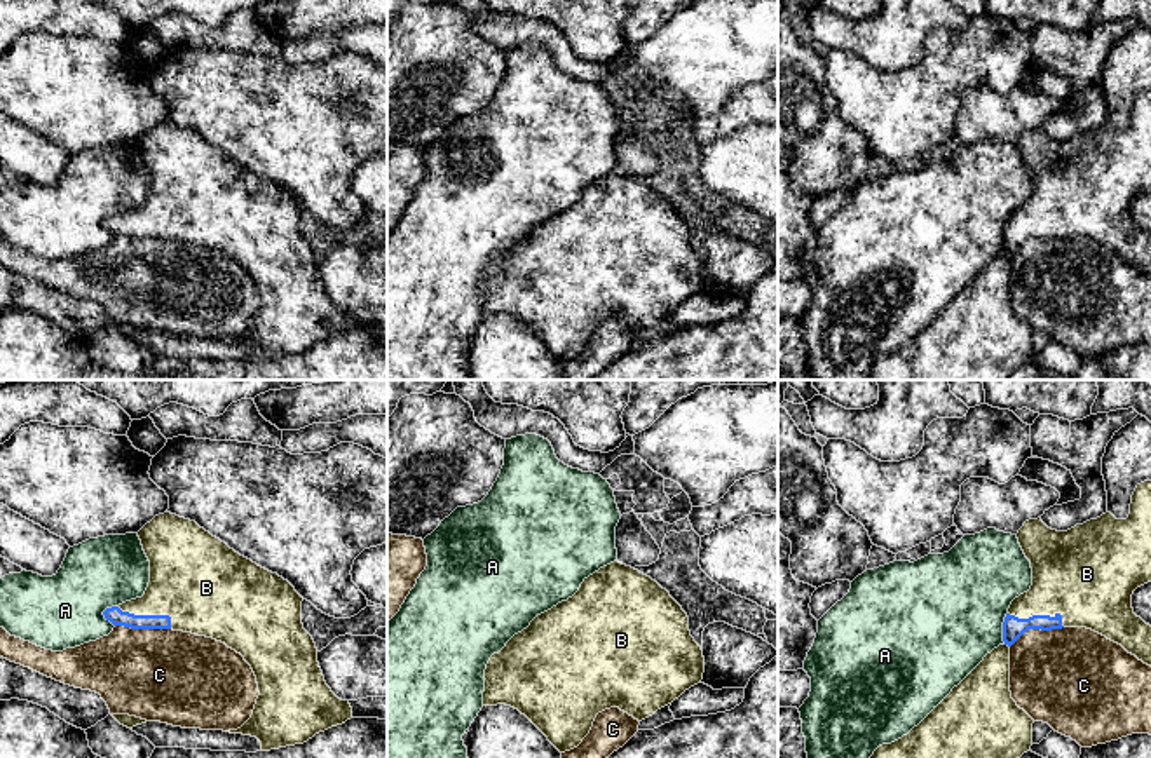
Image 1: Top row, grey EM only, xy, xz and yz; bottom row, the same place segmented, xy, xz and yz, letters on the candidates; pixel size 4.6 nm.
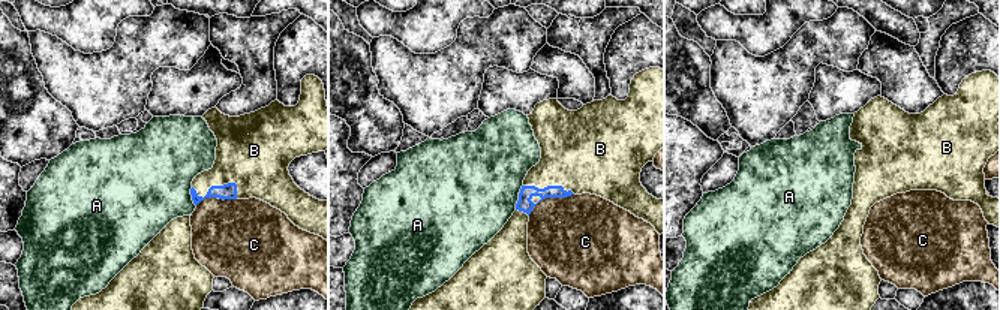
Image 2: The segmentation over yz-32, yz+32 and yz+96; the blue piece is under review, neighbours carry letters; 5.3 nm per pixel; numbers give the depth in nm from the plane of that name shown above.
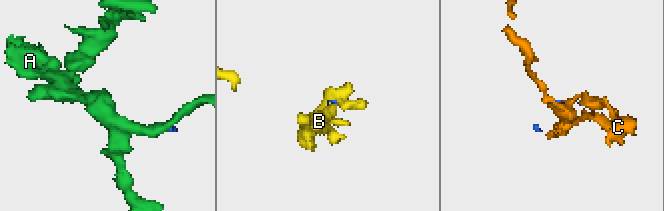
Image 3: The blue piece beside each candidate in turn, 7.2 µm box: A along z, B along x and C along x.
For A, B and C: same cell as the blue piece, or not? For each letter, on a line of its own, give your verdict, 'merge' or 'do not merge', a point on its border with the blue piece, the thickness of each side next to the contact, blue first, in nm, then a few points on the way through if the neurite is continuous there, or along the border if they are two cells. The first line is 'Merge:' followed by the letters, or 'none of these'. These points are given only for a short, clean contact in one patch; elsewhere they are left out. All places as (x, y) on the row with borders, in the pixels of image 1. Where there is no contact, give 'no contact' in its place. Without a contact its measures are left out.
Merge: B
A: do not merge; meets blue in yz at (1003, 628); 100 nm thick on the blue side, 480 nm on the other
B: merge; meets blue in yz at (1040, 615); 100 nm thick on the blue side, 400 nm on the other
C: do not merge; meets blue in xy at (143, 628); 80 nm thick on the blue side, 440 nm on the other

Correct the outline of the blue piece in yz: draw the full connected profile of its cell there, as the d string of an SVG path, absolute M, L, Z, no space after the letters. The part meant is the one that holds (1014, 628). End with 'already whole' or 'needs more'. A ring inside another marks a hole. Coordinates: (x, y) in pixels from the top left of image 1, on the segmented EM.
M1151 481L1137 484L1127 519L1106 512L1057 531L1038 518L1025 521L1017 538L1031 561L1032 585L1008 608L1005 643L987 653L917 727L879 746L870 758L1020 758L1027 753L1034 720L1011 699L1010 646L1029 629L1086 627L1151 666L1151 626L1132 608L1134 591L1151 582Z; needs more

